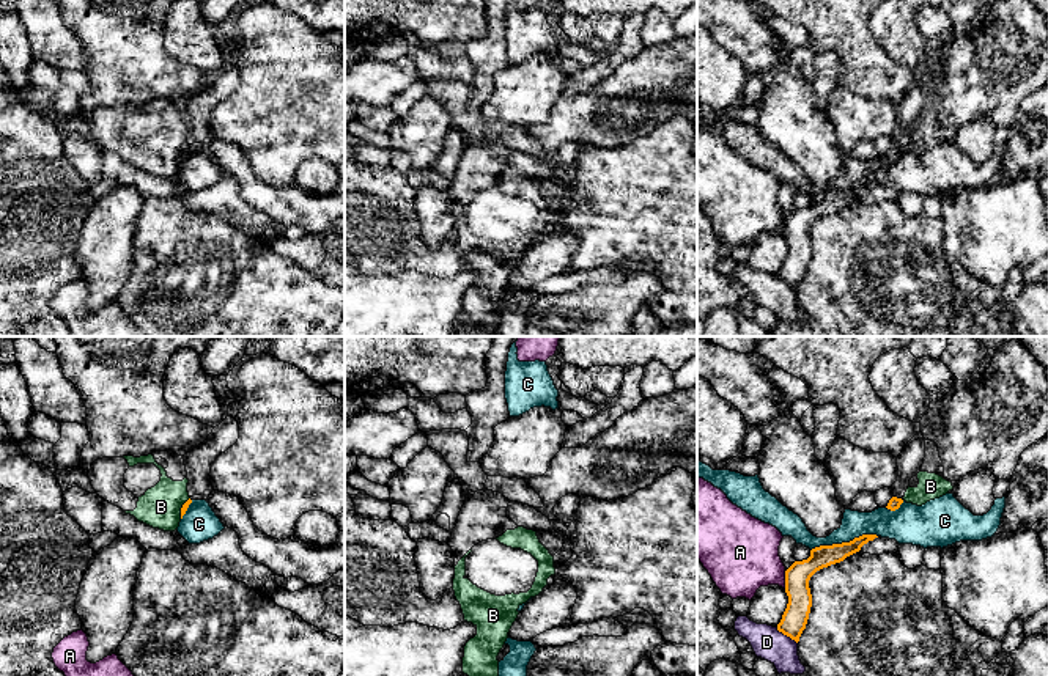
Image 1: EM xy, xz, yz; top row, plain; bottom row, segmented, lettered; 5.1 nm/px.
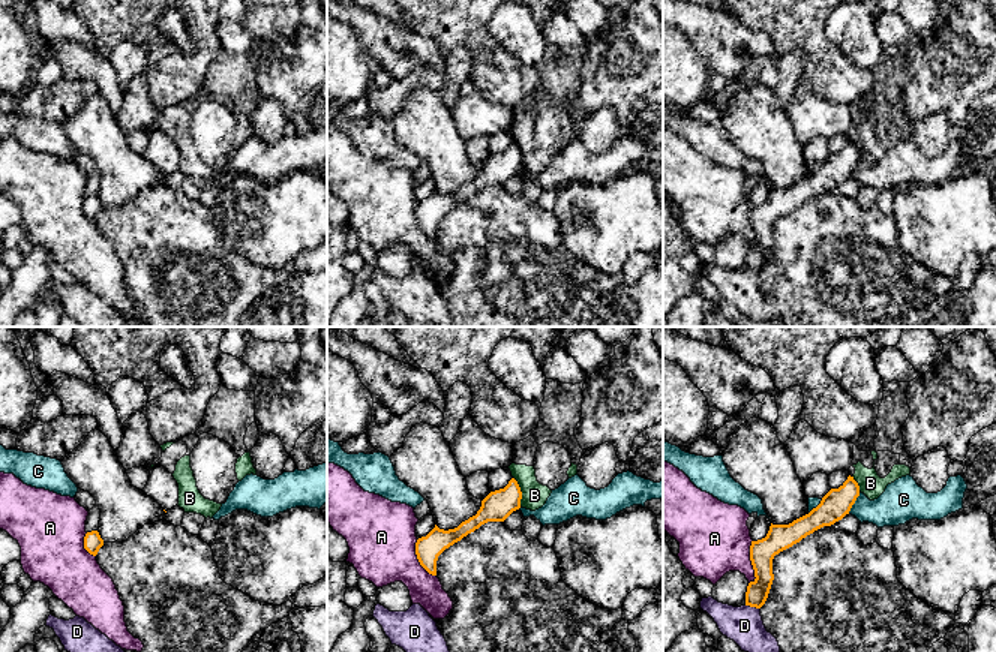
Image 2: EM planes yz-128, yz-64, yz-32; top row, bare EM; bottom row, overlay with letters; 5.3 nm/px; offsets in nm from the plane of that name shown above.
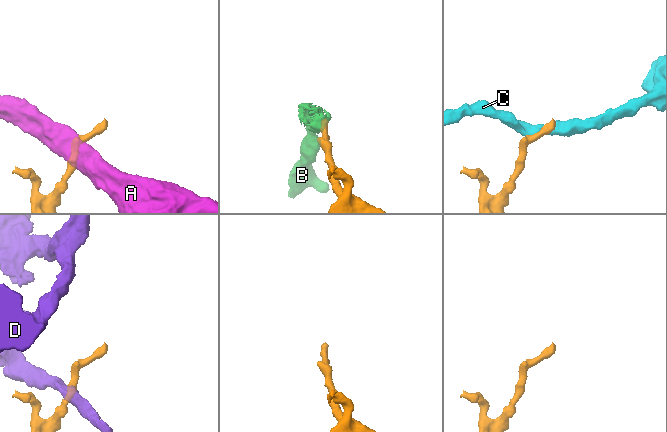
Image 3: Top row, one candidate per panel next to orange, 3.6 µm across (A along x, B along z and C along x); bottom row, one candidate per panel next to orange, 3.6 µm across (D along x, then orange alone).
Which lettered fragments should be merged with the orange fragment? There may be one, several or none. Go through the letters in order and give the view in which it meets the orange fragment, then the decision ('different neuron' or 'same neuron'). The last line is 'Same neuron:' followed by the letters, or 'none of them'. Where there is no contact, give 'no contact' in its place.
A: yz | different neuron
B: xy | different neuron
C: yz | different neuron
D: yz | different neuron
Same neuron: none of them

